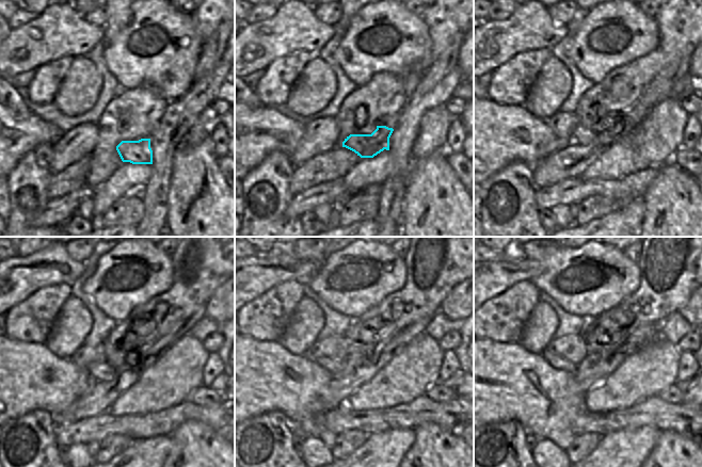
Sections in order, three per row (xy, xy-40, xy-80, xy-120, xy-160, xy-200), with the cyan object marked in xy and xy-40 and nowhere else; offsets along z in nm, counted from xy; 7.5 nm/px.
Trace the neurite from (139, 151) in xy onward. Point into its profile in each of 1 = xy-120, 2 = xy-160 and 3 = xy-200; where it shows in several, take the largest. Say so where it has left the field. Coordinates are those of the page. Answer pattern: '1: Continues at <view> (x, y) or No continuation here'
1: Continues at xy-120 (98, 371)
2: Continues at xy-160 (333, 367)
3: Continues at xy-200 (557, 361)

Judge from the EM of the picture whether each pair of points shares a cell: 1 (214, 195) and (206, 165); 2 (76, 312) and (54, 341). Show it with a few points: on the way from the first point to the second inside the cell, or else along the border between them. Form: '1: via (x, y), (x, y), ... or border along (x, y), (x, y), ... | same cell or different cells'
1: via (209, 188), (207, 173) | same cell
2: via (74, 320), (62, 334) | same cell

